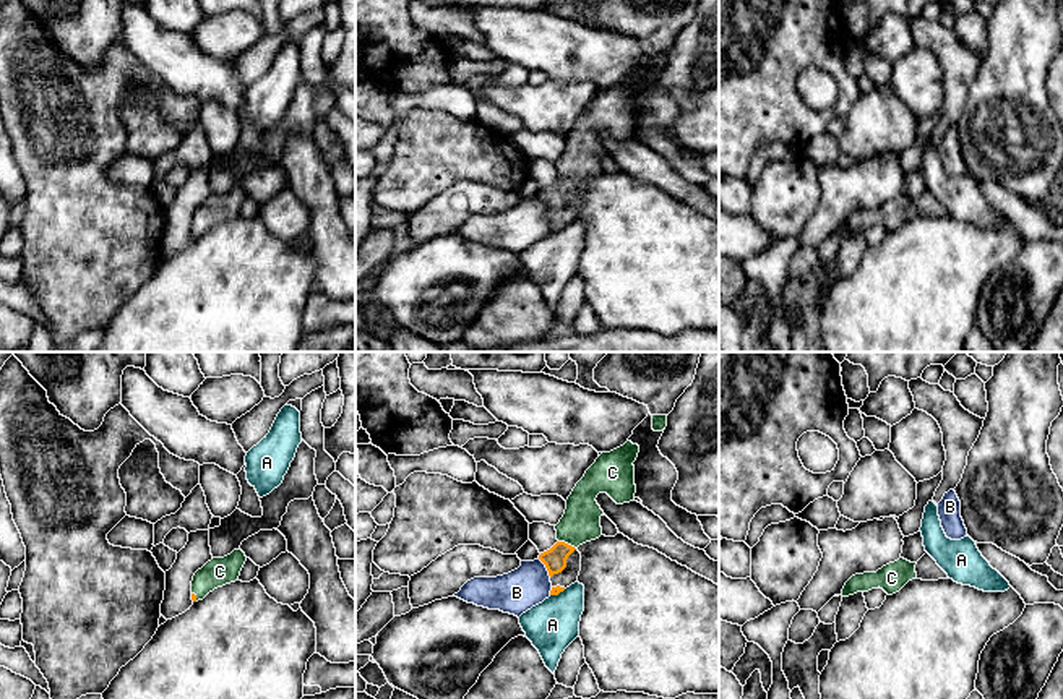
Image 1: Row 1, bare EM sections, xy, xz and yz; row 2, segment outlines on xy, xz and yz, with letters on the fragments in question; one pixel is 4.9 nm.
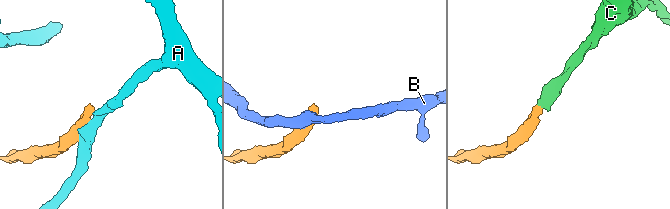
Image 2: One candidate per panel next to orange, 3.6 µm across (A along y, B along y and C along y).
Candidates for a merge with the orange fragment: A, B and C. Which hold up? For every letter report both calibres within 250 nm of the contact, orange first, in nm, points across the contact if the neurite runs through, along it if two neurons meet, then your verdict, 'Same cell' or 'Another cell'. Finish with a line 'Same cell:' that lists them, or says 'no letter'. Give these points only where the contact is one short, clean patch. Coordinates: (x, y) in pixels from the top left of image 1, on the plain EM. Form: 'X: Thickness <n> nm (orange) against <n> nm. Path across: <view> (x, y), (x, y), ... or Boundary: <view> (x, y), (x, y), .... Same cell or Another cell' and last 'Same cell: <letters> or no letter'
A: Thickness 50 nm (orange) against 260 nm. Boundary: xz (565, 226), (550, 232). Another cell
B: Thickness 110 nm (orange) against 200 nm. Boundary: xz (537, 195), (550, 213). Another cell
C: Thickness 110 nm (orange) against 190 nm. Path across: xz (555, 195), (567, 180), (570, 171), (581, 158). Same cell
Same cell: C

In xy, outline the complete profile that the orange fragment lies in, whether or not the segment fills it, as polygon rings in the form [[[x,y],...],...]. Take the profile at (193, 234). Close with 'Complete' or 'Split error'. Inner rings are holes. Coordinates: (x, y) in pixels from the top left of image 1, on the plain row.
[[[239,185],[224,195],[213,195],[198,206],[192,217],[192,237],[203,237],[209,229],[226,221],[235,219],[247,198],[245,190]]]. Split error

